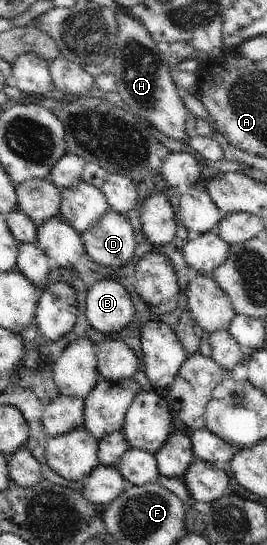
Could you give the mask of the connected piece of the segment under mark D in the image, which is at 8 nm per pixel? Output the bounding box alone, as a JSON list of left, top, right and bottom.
[80,208,137,267]

